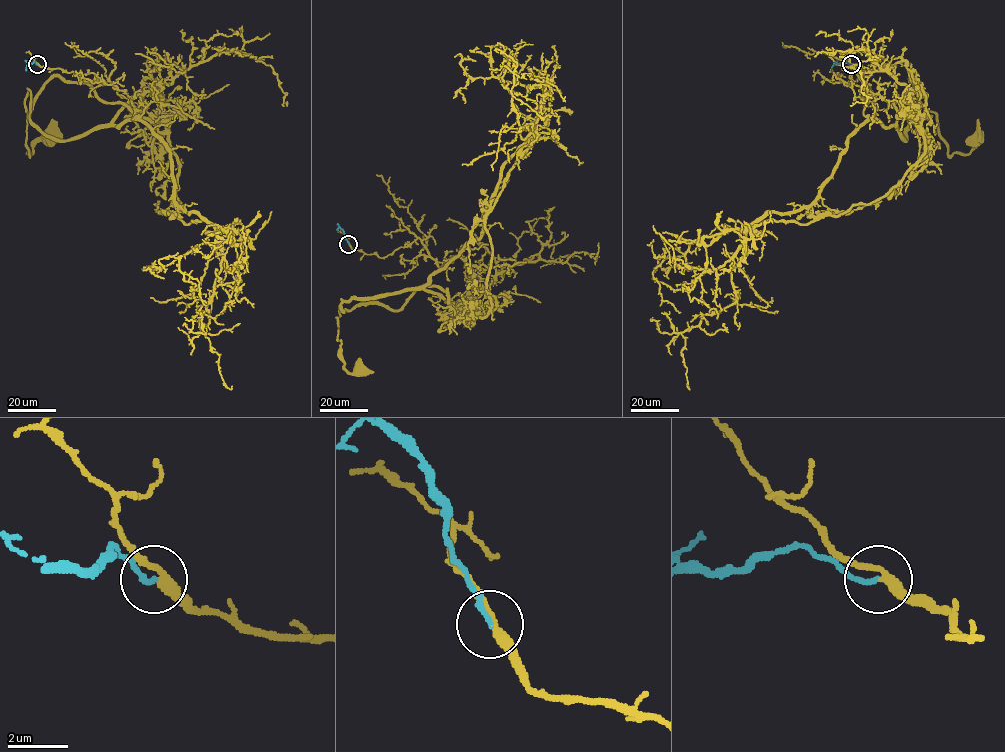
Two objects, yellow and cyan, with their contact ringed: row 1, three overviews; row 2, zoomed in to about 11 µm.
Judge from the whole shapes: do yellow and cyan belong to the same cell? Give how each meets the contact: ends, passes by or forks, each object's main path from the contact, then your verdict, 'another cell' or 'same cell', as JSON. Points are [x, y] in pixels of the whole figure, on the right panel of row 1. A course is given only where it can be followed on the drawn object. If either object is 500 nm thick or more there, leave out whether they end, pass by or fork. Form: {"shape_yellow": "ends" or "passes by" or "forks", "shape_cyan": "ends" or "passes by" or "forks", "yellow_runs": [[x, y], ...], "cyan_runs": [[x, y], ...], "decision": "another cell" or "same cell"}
{"shape_yellow": "passes by", "shape_cyan": "ends", "yellow_runs": [[851, 64], [865, 72], [845, 84], [871, 91], [905, 140], [917, 88], [948, 154], [976, 137]], "cyan_runs": [[851, 64], [835, 63], [831, 70]], "decision": "same cell"}

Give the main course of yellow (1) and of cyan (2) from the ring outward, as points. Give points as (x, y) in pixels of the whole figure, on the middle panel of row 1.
1: (348, 244), (383, 258), (418, 238), (446, 267), (418, 287), (340, 299), (343, 367), (358, 369)
2: (348, 244), (337, 223)

